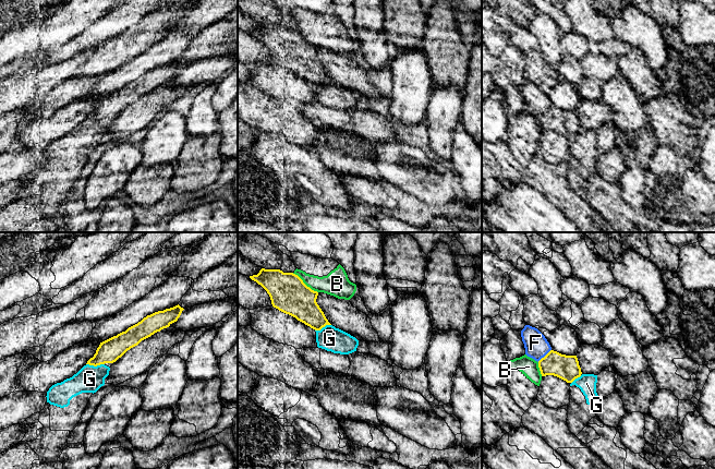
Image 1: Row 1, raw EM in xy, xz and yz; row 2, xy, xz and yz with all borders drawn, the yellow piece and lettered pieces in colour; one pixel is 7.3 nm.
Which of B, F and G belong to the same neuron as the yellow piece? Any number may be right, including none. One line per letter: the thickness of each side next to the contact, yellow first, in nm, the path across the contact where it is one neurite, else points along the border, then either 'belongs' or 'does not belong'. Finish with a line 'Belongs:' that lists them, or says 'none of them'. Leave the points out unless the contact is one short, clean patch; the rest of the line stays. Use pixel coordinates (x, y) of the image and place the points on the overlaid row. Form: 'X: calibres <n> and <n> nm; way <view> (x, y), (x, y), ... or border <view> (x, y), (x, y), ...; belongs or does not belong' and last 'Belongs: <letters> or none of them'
B: calibres 280 and 190 nm; does not belong
F: calibres 180 and 180 nm; border yz (550, 349), (537, 361); does not belong
G: calibres 170 and 200 nm; does not belong
Belongs: none of them

